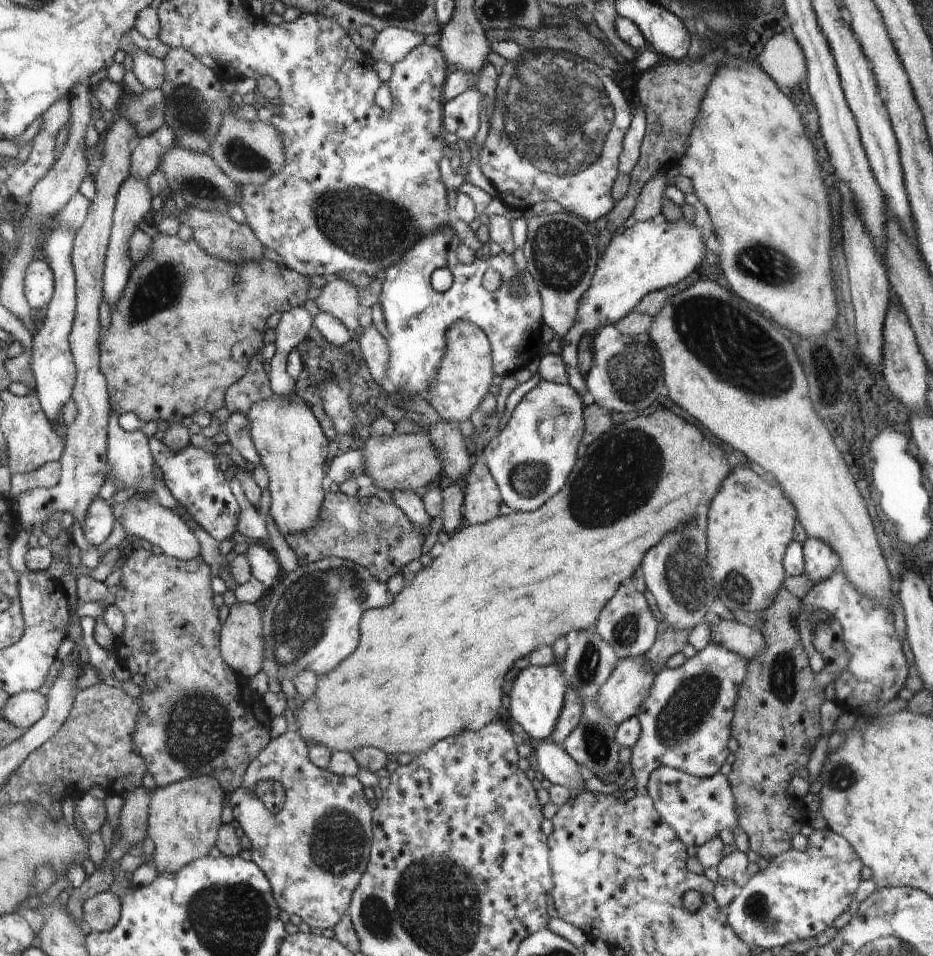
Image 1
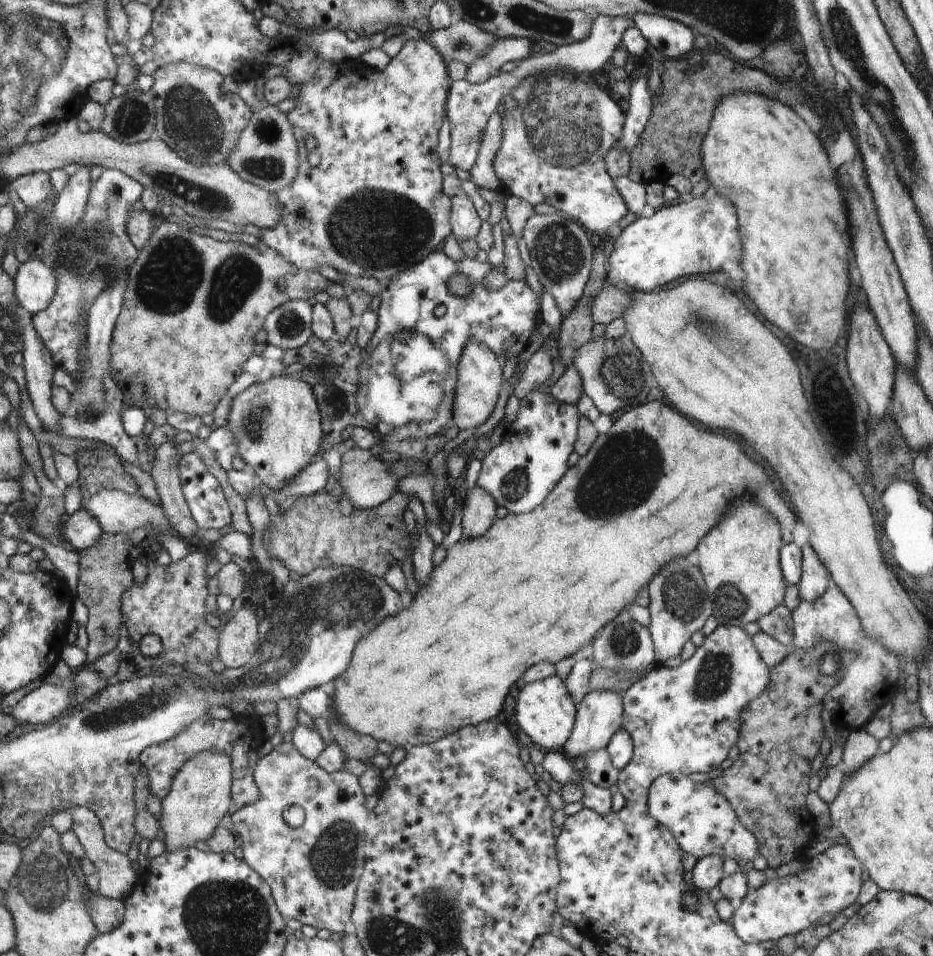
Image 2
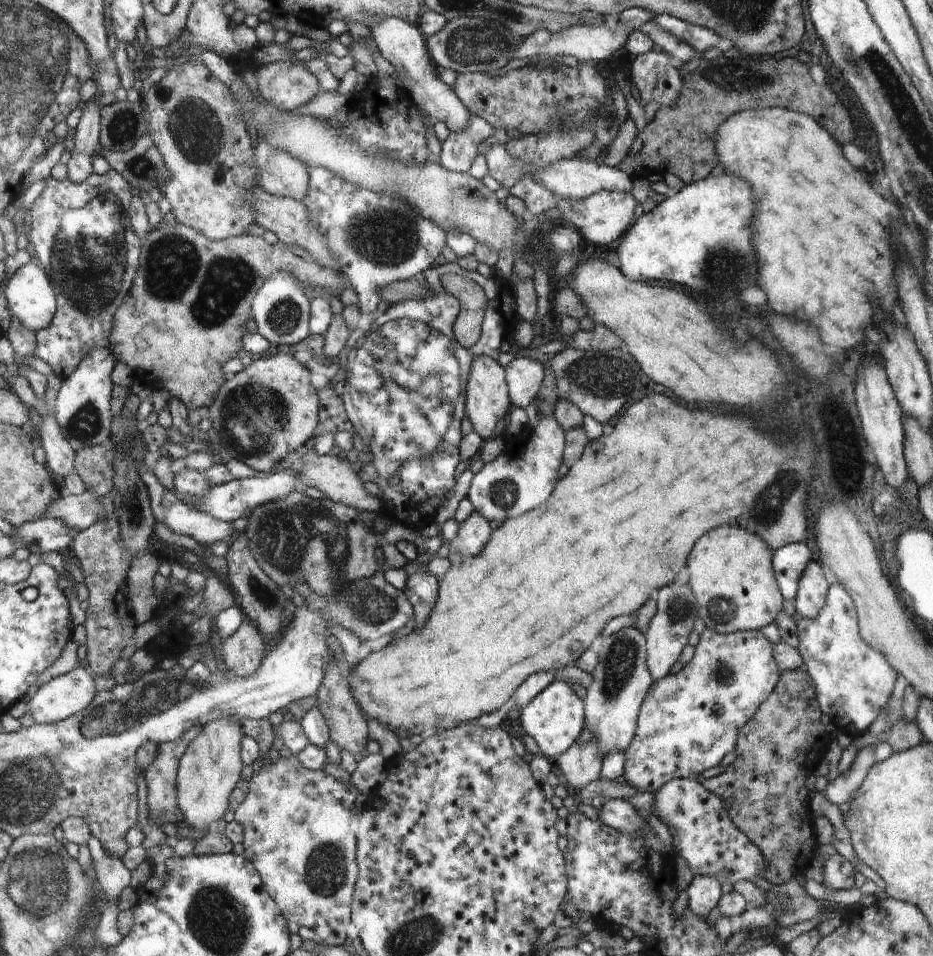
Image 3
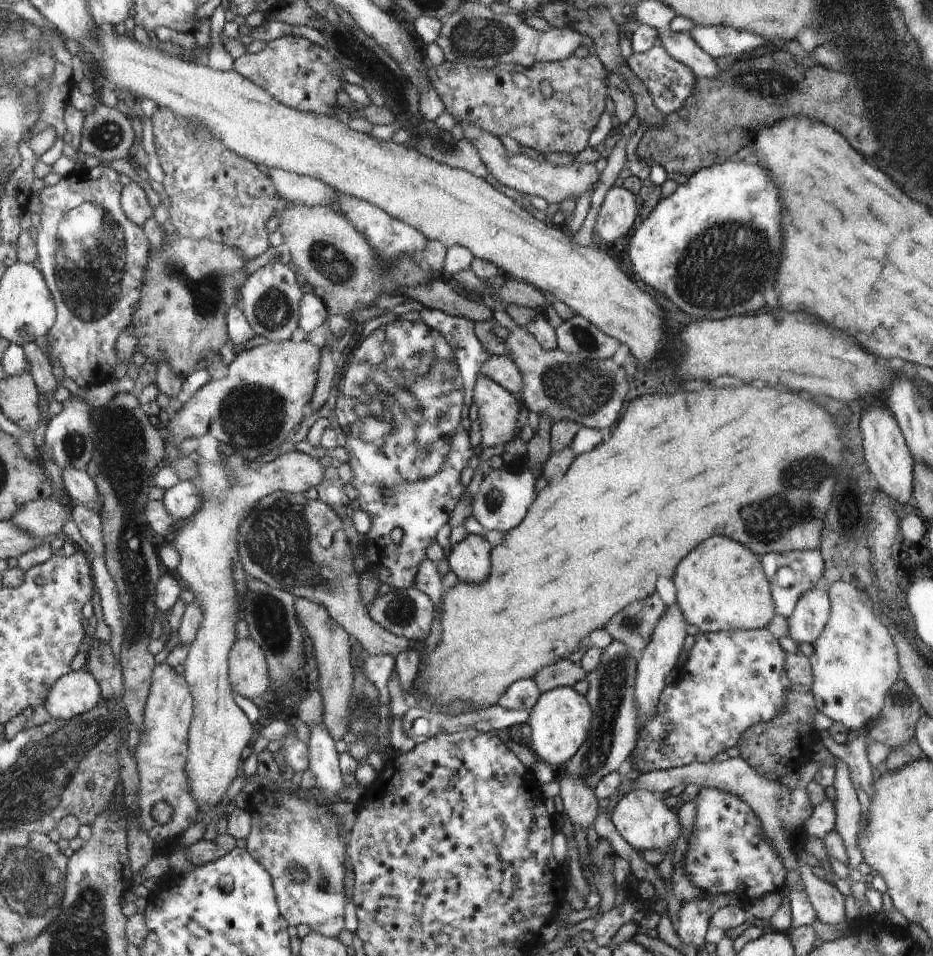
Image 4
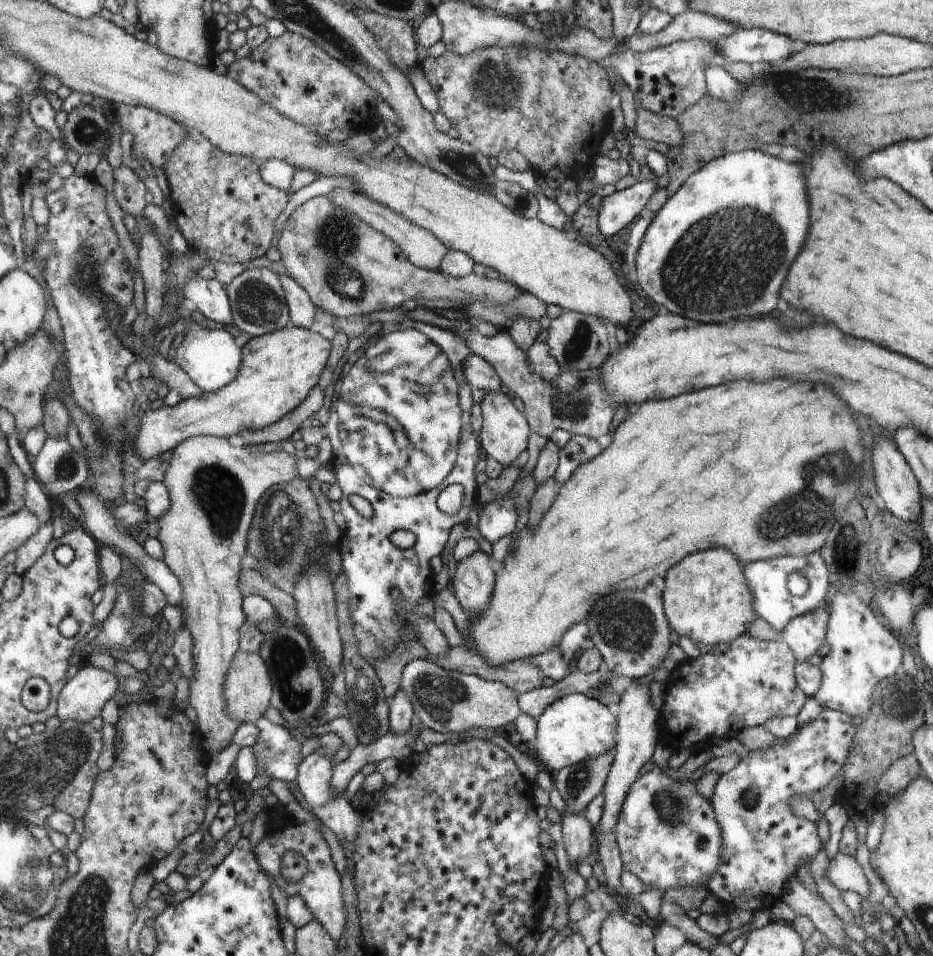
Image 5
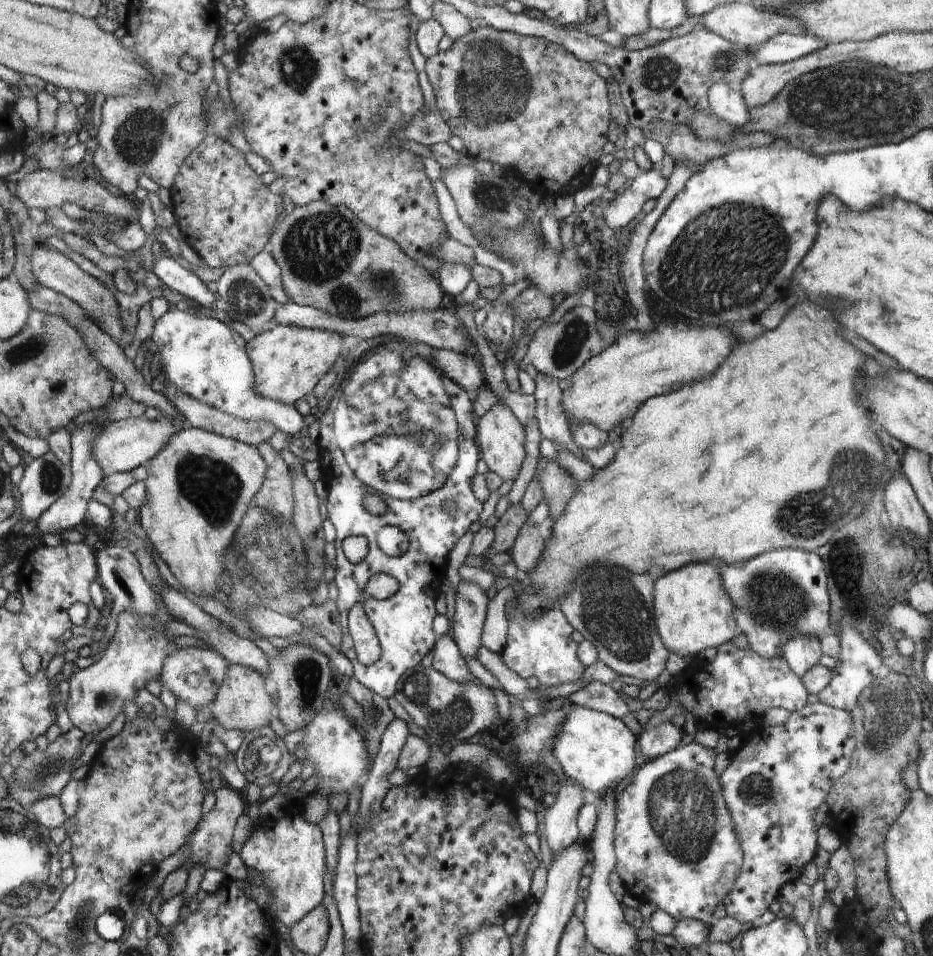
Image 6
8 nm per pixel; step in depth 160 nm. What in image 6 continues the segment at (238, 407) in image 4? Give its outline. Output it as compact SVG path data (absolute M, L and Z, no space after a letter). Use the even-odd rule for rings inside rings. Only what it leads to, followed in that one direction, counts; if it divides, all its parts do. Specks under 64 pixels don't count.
M271 325L268 331L258 333L247 343L247 352L255 370L256 391L264 398L270 398L286 405L294 405L297 400L312 393L319 380L330 371L336 360L342 356L343 338L344 336L340 332L332 332L332 330ZM143 416L109 421L100 430L100 436L96 436L92 440L92 452L94 452L96 462L103 468L105 474L109 472L126 473L140 466L146 466L186 426L189 425L182 418L180 420L178 418L172 420L172 418L158 417L155 420L149 420Z

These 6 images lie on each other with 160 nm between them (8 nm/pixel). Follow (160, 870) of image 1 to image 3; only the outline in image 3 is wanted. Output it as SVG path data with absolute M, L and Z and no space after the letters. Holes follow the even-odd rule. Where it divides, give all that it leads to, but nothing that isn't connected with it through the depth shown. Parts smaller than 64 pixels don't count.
M230 717L202 726L203 732L190 744L179 762L178 806L183 820L194 830L211 831L228 810L228 800L240 782L240 725Z

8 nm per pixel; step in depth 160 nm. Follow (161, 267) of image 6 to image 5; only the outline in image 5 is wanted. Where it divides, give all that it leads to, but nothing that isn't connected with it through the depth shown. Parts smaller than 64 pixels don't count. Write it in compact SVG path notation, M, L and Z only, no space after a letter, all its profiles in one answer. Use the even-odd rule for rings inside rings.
M192 279L187 281L179 292L206 318L221 324L223 328L232 324L228 295L218 279Z

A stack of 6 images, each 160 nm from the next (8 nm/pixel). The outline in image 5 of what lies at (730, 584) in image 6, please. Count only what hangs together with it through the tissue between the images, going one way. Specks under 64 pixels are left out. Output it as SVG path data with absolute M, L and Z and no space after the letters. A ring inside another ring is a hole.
M818 552L805 557L784 555L770 560L743 564L743 573L750 583L751 593L755 599L756 618L763 618L773 629L783 631L794 618L815 612L818 609L818 604L820 606L824 604L826 588L828 588L828 572L826 572L826 564ZM792 572L801 572L809 578L809 589L802 596L792 595L786 587L787 578Z

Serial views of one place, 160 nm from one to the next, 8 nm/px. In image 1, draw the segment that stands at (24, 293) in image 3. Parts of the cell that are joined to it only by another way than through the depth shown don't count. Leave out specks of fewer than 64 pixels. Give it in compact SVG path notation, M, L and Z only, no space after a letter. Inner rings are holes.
M32 258L25 270L25 297L31 308L43 309L55 294L55 275L44 260Z

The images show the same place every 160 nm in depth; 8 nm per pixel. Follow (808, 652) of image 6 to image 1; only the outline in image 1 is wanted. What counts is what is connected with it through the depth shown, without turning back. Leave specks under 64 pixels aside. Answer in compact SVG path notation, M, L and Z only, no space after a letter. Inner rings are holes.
M808 537L803 543L805 573L815 582L828 578L840 568L838 553L819 538Z

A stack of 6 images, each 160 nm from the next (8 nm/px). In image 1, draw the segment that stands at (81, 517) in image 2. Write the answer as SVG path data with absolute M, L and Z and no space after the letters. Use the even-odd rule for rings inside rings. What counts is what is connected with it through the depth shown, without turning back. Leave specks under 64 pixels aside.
M100 496L96 497L82 524L86 540L94 546L102 544L112 532L115 521L116 514L112 503L106 502Z

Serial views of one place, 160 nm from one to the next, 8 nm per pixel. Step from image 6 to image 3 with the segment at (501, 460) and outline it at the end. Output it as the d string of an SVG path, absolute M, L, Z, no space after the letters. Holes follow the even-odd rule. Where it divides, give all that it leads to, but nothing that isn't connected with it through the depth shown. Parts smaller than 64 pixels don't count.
M481 356L476 357L471 366L470 378L468 380L465 398L467 399L467 416L474 431L488 441L488 436L494 432L496 422L506 414L506 406L510 404L508 398L507 380L504 380L504 368L495 359Z

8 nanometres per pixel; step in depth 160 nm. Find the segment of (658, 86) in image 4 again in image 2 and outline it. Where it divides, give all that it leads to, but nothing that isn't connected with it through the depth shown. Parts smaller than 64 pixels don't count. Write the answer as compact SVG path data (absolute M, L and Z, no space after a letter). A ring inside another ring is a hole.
M639 78L631 83L627 99L629 101L626 114L627 122L623 126L622 138L618 141L620 148L628 154L636 146L653 105L653 96L646 87L646 80Z

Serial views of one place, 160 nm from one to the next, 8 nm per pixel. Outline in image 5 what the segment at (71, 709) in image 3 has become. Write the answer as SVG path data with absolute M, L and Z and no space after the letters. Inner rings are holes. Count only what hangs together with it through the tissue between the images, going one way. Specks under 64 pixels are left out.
M91 664L81 667L73 678L67 679L59 692L58 718L61 722L74 719L76 722L90 723L114 696L118 681L111 672Z

